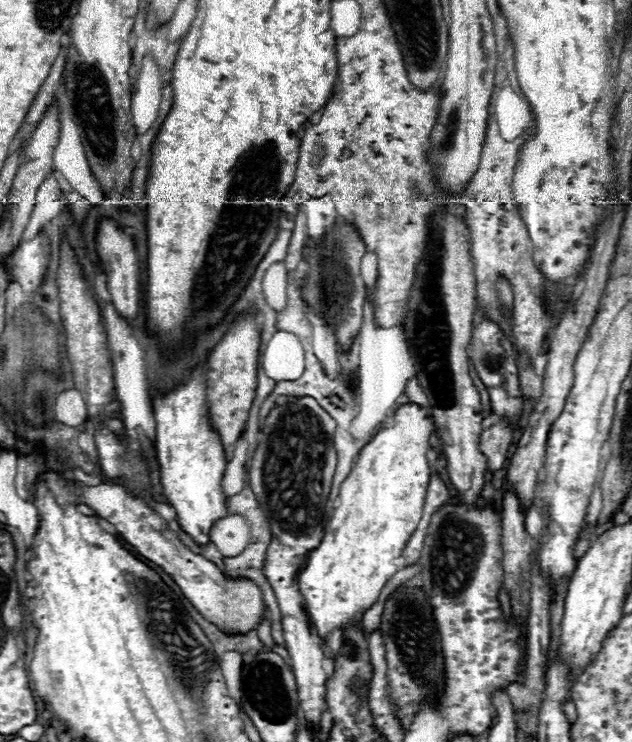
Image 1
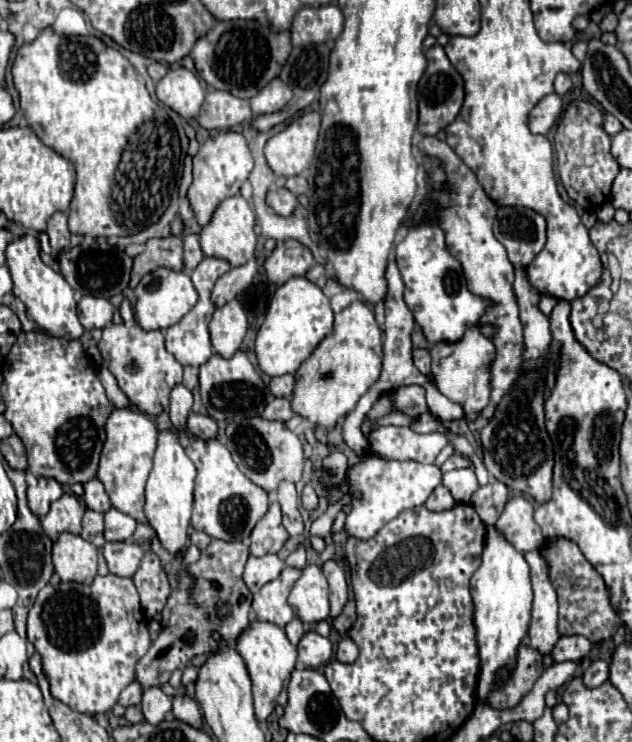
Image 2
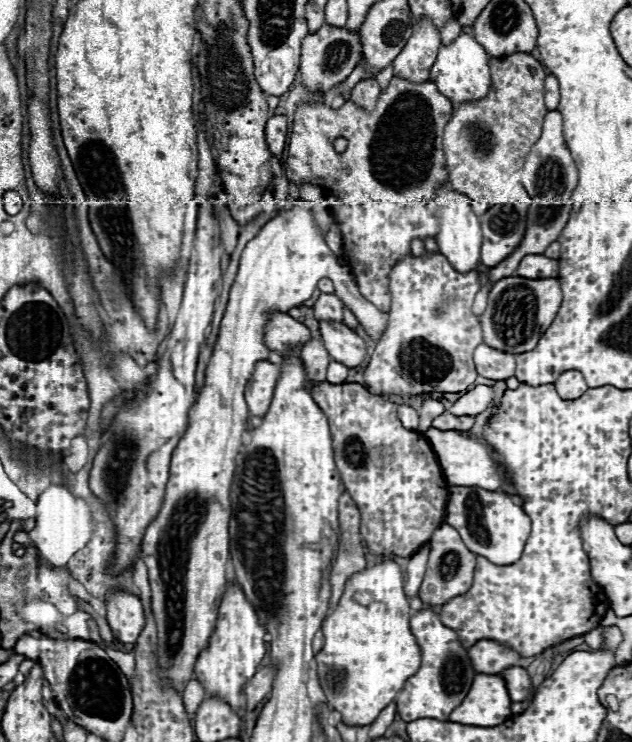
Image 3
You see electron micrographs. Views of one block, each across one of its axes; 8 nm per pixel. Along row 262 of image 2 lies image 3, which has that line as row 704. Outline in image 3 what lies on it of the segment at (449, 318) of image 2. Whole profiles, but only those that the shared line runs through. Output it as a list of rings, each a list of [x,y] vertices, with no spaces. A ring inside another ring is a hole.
[[[432,608],[416,612],[410,618],[410,628],[420,646],[422,664],[418,672],[406,680],[404,690],[396,700],[398,714],[404,722],[412,722],[418,718],[438,718],[444,722],[450,718],[450,712],[466,698],[476,672],[472,670],[468,650],[460,644],[456,632],[446,628]]]

